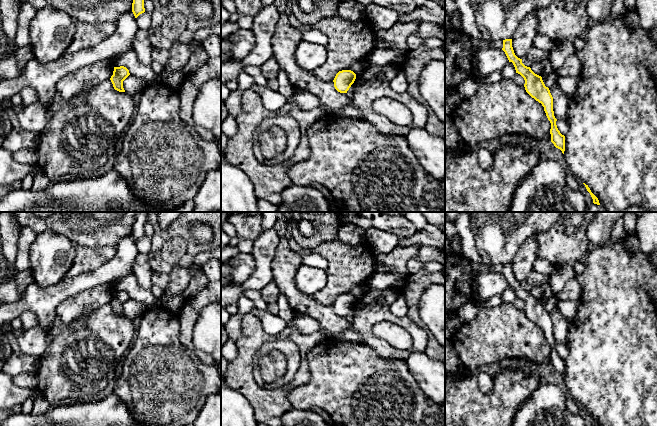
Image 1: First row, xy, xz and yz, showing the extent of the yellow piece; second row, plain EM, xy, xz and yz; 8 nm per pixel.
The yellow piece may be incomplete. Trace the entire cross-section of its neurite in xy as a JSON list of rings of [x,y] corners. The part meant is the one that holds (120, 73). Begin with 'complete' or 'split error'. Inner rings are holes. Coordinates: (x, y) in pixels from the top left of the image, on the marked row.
complete | [[[114,67],[113,75],[110,80],[115,90],[119,92],[125,92],[123,88],[123,81],[130,75],[129,70],[124,67]]]

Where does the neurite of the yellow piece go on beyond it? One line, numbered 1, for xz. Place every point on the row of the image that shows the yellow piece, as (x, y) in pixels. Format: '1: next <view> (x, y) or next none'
1: next none

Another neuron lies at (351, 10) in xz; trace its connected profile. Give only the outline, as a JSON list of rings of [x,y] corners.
[[[355,0],[341,1],[338,5],[338,15],[348,21],[358,21],[367,18],[366,7]]]

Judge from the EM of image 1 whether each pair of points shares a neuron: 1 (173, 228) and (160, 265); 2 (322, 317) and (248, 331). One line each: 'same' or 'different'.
1: same
2: different

